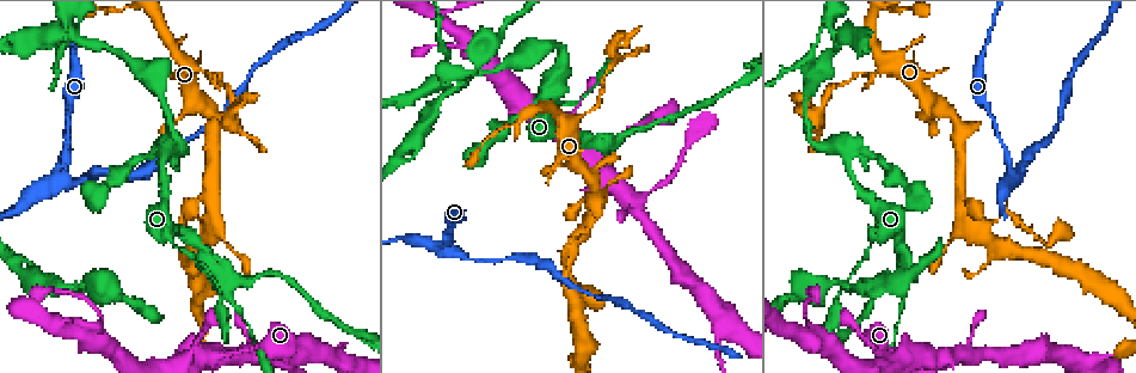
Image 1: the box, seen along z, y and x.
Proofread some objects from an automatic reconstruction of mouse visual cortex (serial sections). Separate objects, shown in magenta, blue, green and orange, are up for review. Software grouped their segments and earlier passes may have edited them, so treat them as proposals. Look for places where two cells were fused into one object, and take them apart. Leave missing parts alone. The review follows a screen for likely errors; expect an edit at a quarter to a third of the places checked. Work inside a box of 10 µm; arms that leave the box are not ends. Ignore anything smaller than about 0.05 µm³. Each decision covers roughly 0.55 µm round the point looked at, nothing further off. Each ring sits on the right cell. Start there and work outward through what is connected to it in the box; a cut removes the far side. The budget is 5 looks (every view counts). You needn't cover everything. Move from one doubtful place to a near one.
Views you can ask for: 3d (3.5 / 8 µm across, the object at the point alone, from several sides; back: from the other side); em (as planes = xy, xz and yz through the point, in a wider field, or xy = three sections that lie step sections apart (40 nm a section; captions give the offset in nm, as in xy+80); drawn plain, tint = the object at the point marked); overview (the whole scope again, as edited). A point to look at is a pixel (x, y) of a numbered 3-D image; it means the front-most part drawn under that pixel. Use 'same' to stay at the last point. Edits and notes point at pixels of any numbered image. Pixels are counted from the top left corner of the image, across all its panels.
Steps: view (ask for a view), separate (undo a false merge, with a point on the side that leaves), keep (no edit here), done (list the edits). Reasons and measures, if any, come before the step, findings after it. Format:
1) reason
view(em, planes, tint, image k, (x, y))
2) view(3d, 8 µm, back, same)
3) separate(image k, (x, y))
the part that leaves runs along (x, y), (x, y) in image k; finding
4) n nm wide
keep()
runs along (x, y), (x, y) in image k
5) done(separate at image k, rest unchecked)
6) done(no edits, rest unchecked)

arms part here
view(3d, 8 µm, image 1, (1012, 178))

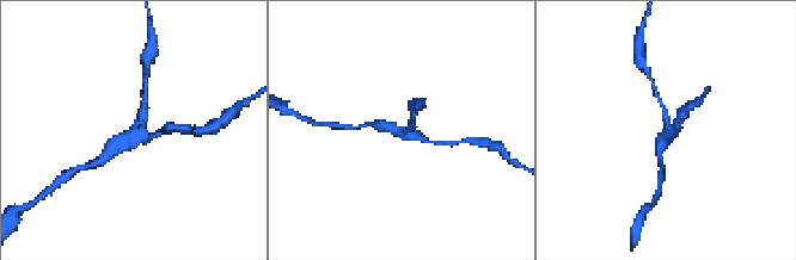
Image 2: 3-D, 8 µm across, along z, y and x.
view(em, xy, step 5, tint, same)

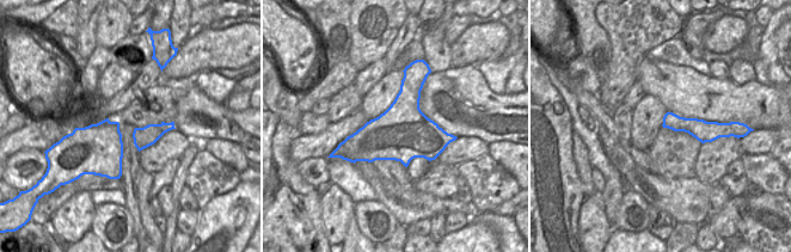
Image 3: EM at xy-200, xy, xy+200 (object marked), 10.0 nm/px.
keep()
runs along (145, 101), (136, 134), (164, 130) in image 2; all the same cell

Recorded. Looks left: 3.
sharp bend
view(3d, 3.5 µm, image 1, (568, 243))

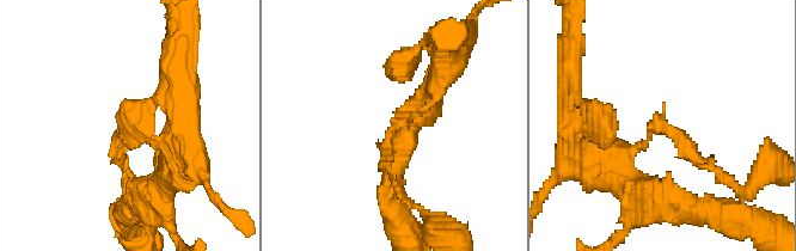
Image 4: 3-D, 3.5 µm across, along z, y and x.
arms of 150, 200 nm
view(em, xy, step 2, tint, image 4, (662, 127))

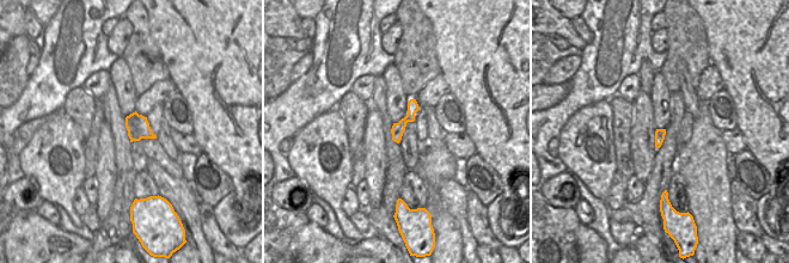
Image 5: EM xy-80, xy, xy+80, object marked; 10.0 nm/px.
separate(image 4, (689, 157))
the part that leaves runs along (660, 127), (740, 193) in image 4; two cells meet here

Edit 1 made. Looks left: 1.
done(separate at image 4, rest unchecked)

